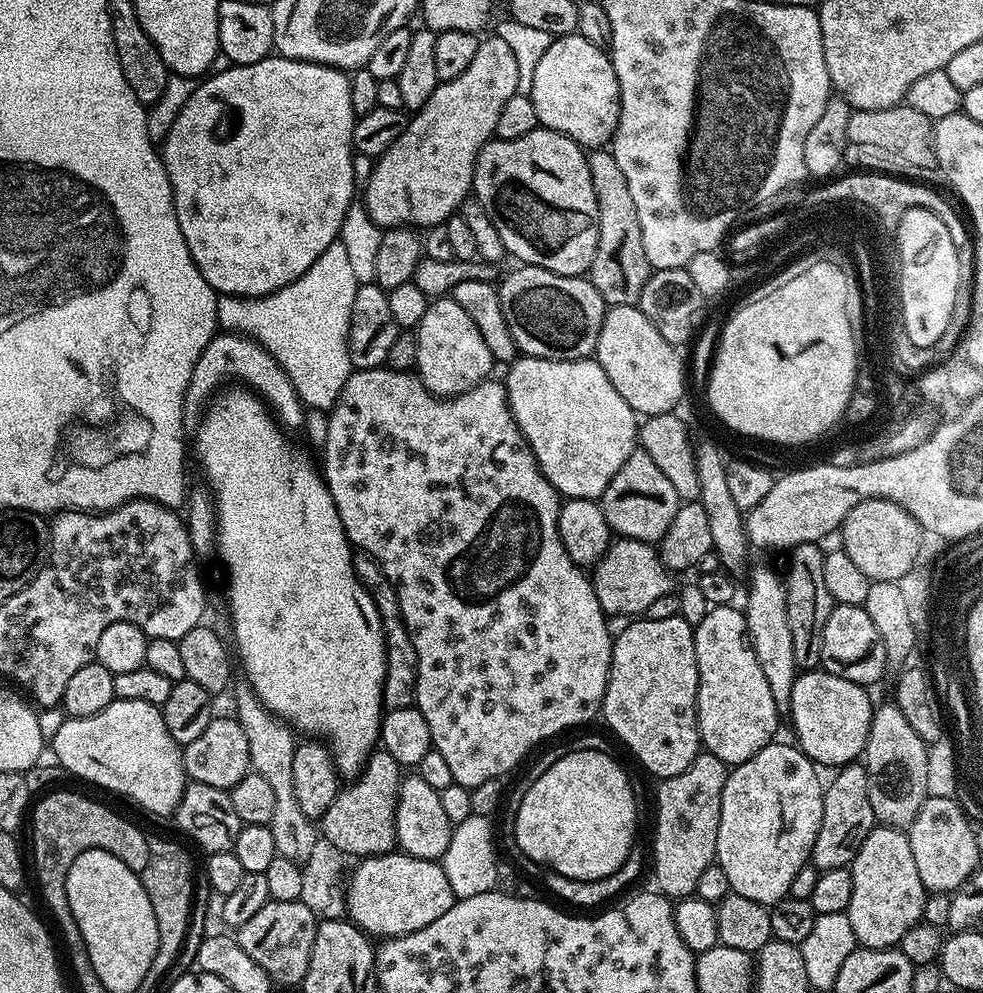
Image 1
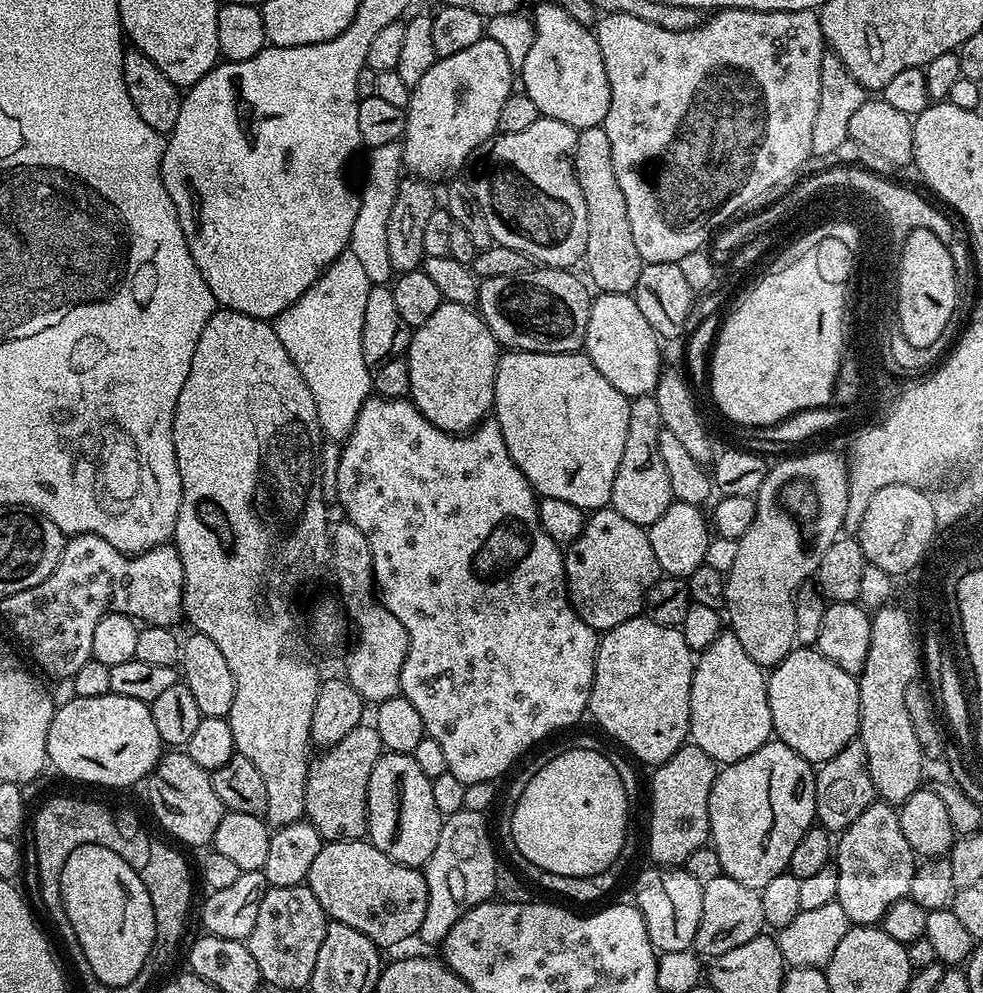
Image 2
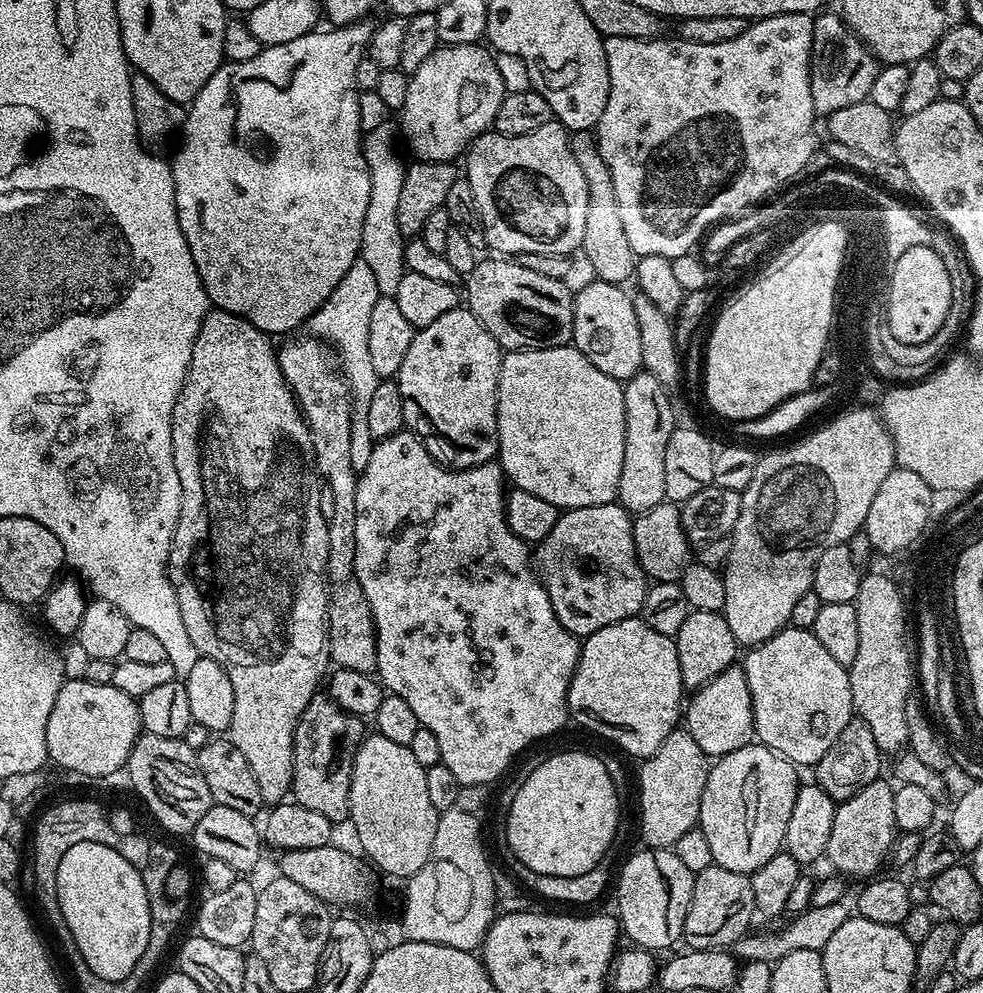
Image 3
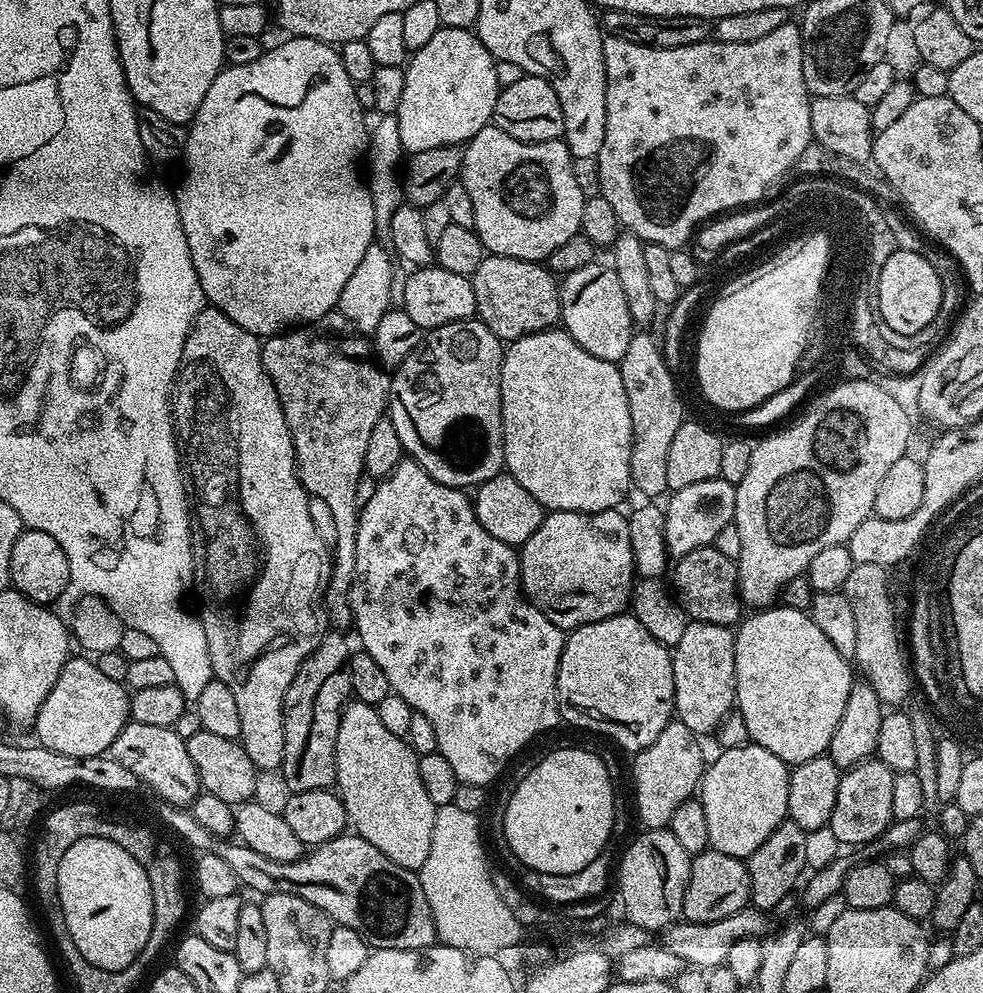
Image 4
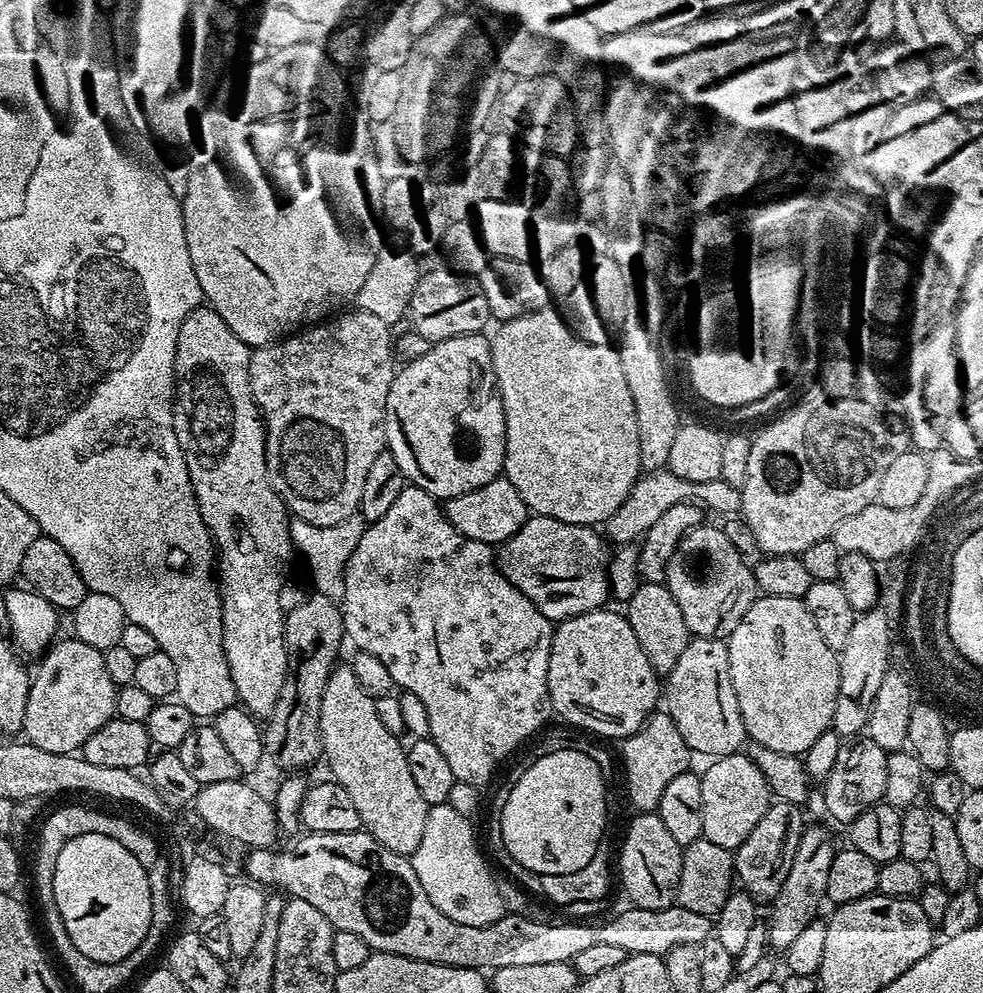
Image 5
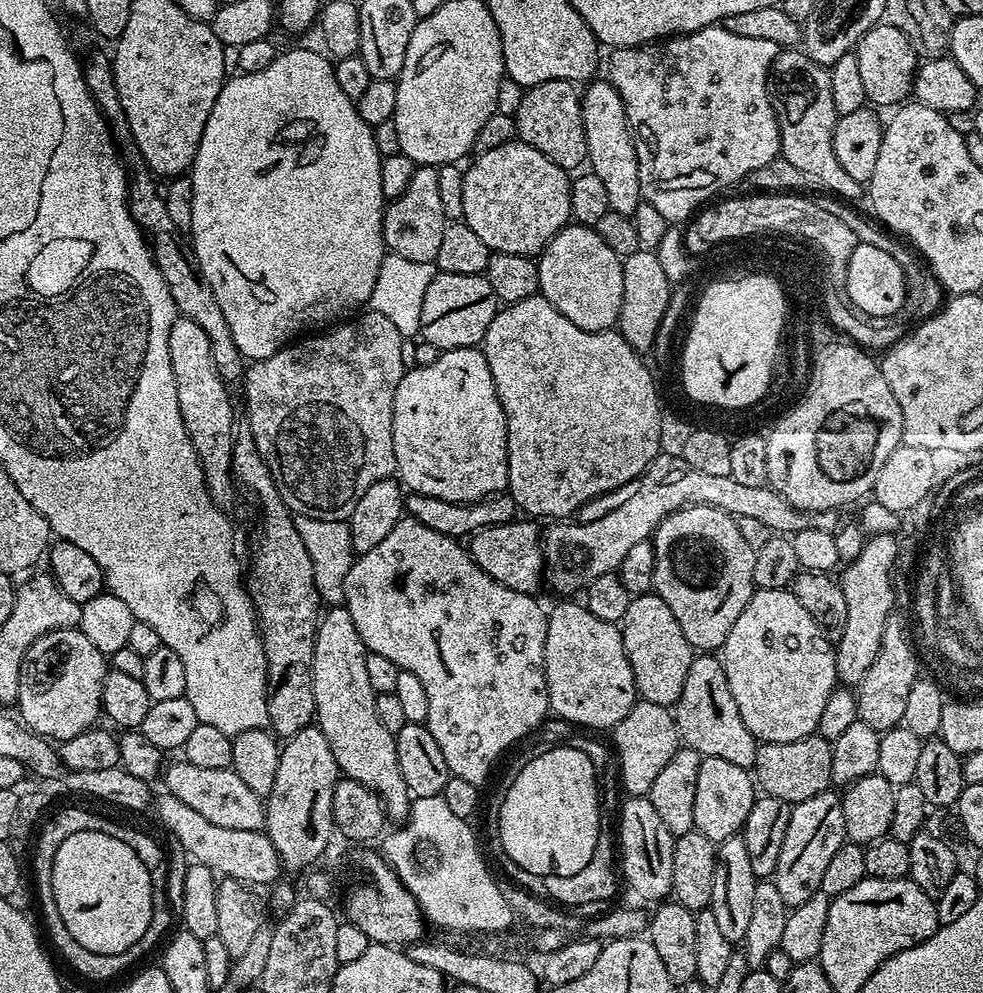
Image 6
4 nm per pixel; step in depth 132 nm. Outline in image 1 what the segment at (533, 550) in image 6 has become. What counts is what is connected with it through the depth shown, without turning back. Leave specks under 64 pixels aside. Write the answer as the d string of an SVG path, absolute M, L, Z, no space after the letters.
M613 539L604 557L591 569L590 579L604 615L609 618L643 617L657 598L669 595L673 591L673 577L664 567L659 551L641 540Z

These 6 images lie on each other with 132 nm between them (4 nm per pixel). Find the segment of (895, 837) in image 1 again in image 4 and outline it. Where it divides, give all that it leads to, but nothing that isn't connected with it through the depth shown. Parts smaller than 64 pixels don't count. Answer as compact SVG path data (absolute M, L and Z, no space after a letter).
M870 759L863 764L847 769L840 777L838 796L827 827L840 844L862 844L868 846L879 839L892 824L890 802L894 791L894 774L881 760Z

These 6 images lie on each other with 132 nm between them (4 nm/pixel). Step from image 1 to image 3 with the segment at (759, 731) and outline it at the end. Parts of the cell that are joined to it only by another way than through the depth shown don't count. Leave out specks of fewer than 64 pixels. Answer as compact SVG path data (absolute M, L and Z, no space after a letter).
M732 665L697 689L684 712L684 726L710 758L719 758L751 743L754 736L753 702L743 667Z

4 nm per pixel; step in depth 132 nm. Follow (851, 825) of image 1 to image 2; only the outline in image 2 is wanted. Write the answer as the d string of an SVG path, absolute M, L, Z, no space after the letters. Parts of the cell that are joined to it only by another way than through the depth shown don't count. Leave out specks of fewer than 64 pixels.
M859 738L852 740L834 758L825 760L815 769L816 773L816 820L819 827L829 833L839 834L877 799L874 782L870 778L870 766L866 750Z

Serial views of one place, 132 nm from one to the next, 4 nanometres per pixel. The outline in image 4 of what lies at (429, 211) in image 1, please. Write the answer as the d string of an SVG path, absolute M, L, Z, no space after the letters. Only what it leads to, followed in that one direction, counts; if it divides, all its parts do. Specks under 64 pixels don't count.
M440 27L438 34L426 42L407 61L404 73L406 74L406 90L402 90L402 102L394 113L398 122L398 138L401 149L411 154L422 150L434 150L438 146L463 145L478 130L482 130L490 123L494 102L500 93L500 83L495 74L496 60L482 46L476 37L475 31L466 28Z

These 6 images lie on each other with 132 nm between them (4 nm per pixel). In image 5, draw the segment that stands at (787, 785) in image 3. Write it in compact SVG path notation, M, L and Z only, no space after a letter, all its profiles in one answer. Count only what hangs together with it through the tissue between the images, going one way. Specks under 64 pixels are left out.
M745 753L717 757L709 764L700 776L703 839L735 850L742 842L746 842L746 834L758 826L762 814L766 814L768 805L773 803L774 795L766 778L762 778L762 772Z

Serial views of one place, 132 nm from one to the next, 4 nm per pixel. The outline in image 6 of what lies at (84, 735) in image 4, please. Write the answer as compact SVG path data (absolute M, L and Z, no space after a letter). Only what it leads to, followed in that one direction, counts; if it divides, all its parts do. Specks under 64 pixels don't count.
M55 628L26 650L18 701L19 719L25 728L53 742L82 734L102 716L102 686L110 671L104 653L79 628Z

